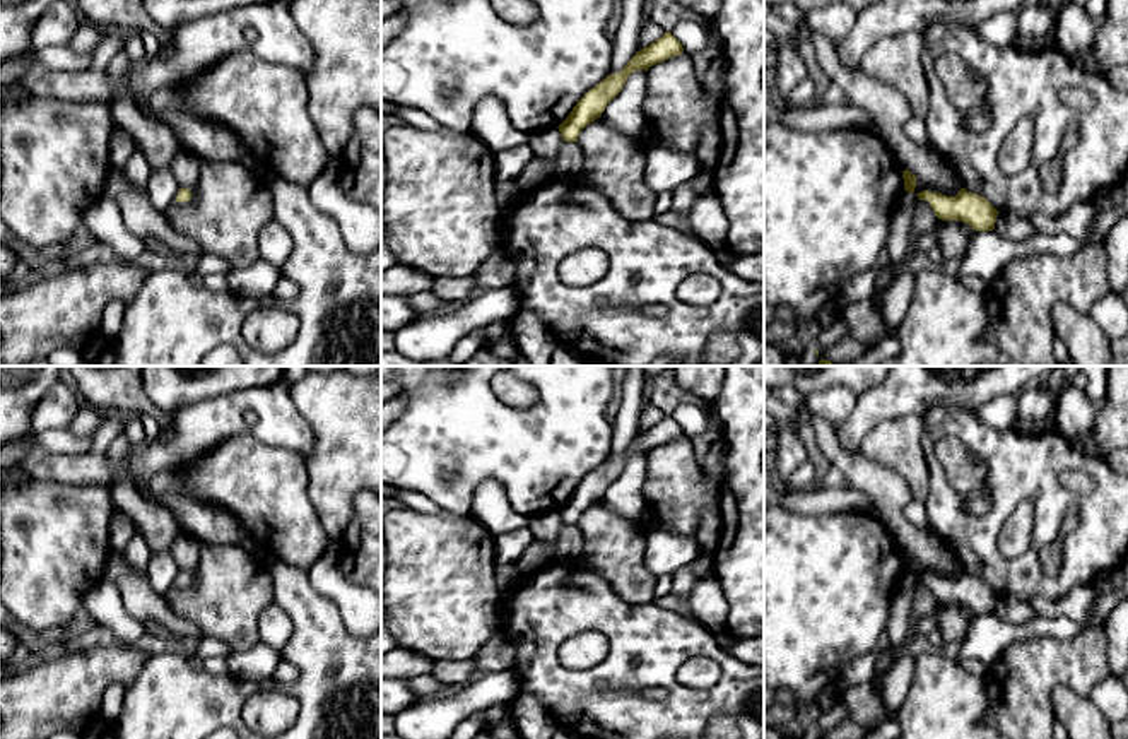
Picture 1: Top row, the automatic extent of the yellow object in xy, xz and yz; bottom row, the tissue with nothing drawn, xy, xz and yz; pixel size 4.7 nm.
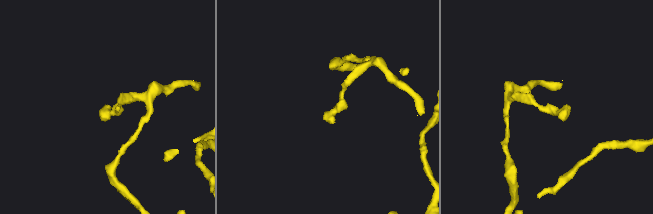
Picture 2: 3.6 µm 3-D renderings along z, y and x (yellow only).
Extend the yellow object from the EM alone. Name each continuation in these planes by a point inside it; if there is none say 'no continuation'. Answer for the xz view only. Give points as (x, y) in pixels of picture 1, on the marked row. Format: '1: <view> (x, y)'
no continuation

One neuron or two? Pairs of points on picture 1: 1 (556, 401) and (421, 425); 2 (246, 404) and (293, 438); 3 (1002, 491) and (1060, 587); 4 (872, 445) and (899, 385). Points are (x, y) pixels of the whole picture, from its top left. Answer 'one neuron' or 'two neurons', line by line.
1: one neuron
2: one neuron
3: one neuron
4: two neurons

